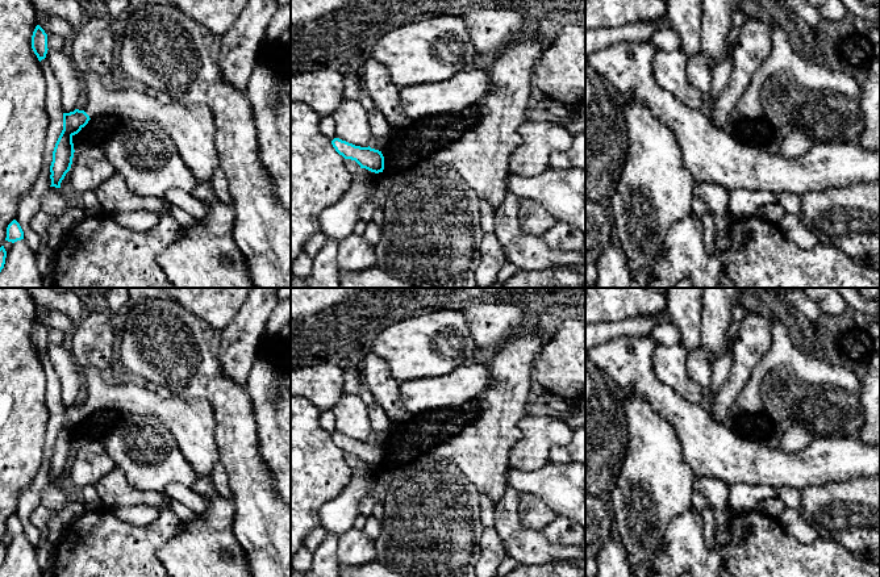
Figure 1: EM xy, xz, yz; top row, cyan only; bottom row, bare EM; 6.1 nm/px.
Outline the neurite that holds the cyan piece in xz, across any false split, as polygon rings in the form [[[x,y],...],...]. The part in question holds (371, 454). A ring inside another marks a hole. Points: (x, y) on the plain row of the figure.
[[[339,432],[331,435],[335,446],[345,453],[355,455],[360,463],[379,468],[384,464],[384,451],[381,446],[368,442],[355,440]]]

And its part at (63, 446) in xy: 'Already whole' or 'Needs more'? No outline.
Already whole

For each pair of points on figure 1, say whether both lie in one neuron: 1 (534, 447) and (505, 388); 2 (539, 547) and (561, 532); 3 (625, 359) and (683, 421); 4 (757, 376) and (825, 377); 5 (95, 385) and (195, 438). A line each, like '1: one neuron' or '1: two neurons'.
1: two neurons
2: two neurons
3: one neuron
4: one neuron
5: one neuron

